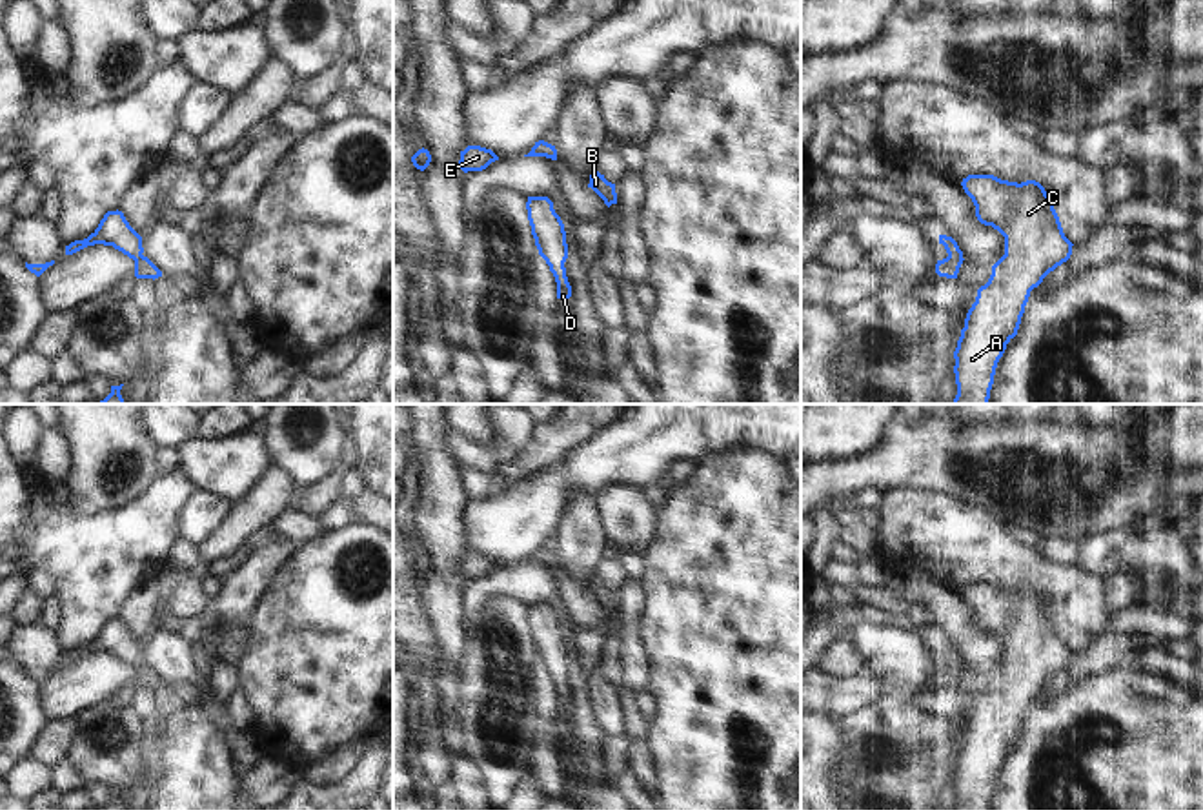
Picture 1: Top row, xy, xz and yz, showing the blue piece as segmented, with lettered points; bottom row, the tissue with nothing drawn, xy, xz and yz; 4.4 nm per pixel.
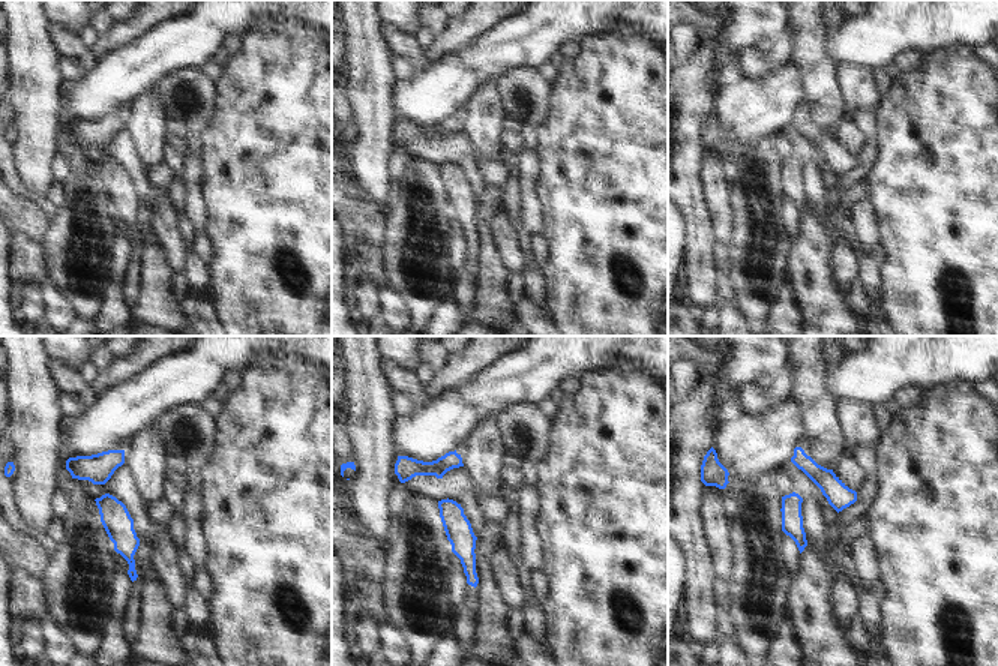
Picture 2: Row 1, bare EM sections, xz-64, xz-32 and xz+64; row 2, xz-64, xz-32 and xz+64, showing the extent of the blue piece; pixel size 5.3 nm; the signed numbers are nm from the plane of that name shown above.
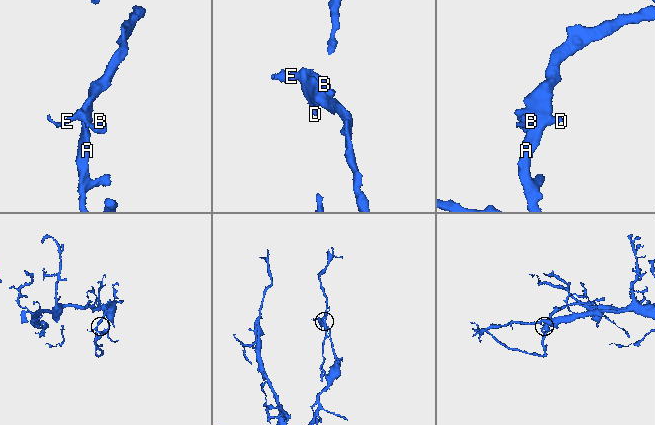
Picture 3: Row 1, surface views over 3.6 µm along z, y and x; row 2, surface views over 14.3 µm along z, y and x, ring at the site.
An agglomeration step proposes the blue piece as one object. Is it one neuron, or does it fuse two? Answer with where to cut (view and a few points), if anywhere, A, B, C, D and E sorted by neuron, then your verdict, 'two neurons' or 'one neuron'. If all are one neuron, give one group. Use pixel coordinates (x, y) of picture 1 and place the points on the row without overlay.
cut none; groups A B C D E; one neuron

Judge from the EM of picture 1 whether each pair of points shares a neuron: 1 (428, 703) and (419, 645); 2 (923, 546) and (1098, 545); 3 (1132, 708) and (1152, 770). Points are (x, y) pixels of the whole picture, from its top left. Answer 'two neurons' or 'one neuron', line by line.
1: one neuron
2: two neurons
3: one neuron

